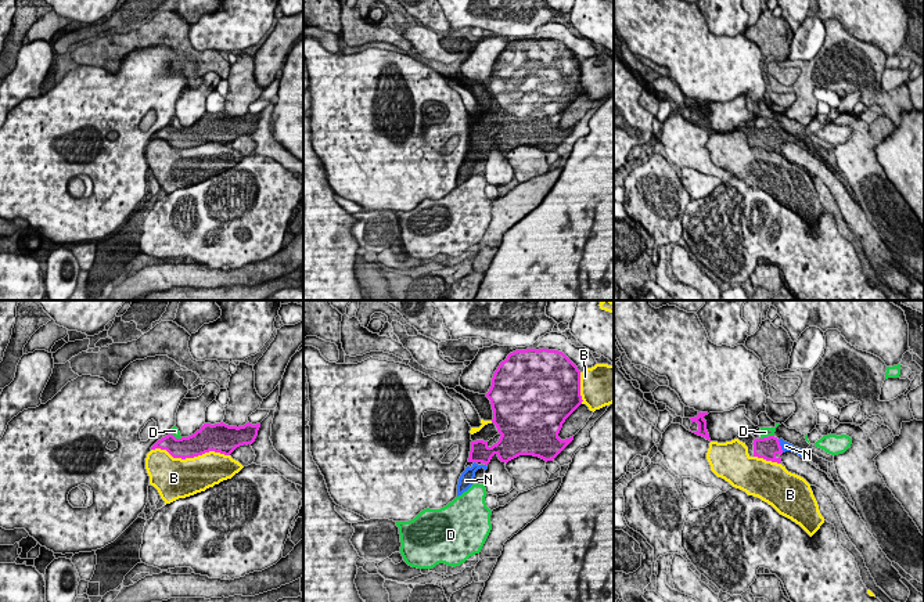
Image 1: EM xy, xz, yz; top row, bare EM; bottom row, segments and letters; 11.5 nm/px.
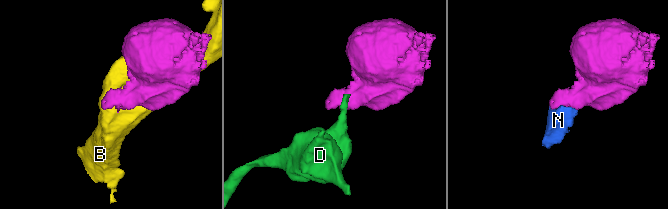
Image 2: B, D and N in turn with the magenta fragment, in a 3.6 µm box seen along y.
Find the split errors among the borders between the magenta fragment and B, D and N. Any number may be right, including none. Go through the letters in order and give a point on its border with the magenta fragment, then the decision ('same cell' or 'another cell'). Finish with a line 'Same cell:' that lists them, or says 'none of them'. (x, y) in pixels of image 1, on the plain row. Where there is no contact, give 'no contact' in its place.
B: xy (190, 147) | another cell
D: yz (763, 128) | another cell
N: yz (780, 136) | same cell
Same cell: N

